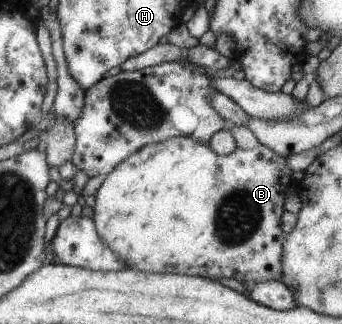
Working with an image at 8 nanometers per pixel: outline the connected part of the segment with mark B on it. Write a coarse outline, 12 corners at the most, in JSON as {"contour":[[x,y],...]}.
{"contour":[[144,145],[93,221],[137,271],[282,279],[286,157]]}

